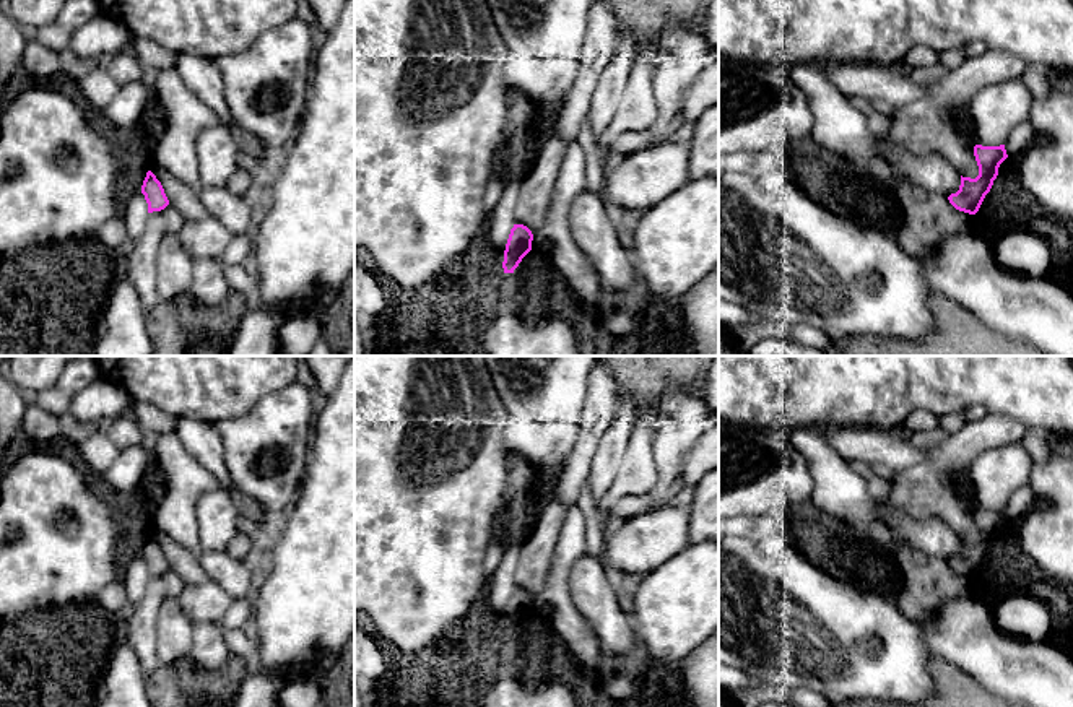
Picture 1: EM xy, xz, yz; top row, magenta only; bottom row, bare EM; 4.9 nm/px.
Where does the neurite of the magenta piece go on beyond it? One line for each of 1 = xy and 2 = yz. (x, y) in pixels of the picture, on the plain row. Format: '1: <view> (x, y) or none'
1: none
2: none

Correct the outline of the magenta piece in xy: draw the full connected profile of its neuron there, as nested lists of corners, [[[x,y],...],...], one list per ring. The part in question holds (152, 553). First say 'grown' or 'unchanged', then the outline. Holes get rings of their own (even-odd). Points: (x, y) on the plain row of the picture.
unchanged | [[[151,535],[146,536],[141,549],[141,557],[145,559],[145,564],[148,567],[148,577],[161,575],[169,569],[161,546]]]

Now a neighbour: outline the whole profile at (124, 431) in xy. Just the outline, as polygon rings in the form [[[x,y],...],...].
[[[132,413],[120,414],[106,423],[104,429],[120,452],[128,447],[140,445],[143,439],[138,421]]]

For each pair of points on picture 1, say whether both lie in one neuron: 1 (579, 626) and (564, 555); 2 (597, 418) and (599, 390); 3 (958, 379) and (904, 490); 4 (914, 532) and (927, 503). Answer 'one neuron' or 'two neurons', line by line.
1: one neuron
2: one neuron
3: two neurons
4: two neurons

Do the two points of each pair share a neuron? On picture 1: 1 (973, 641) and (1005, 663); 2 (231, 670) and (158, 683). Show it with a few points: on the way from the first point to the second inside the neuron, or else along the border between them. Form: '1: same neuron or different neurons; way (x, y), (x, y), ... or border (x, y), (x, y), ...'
1: same neuron; way (981, 649), (997, 660)
2: same neuron; way (213, 683), (176, 683)

